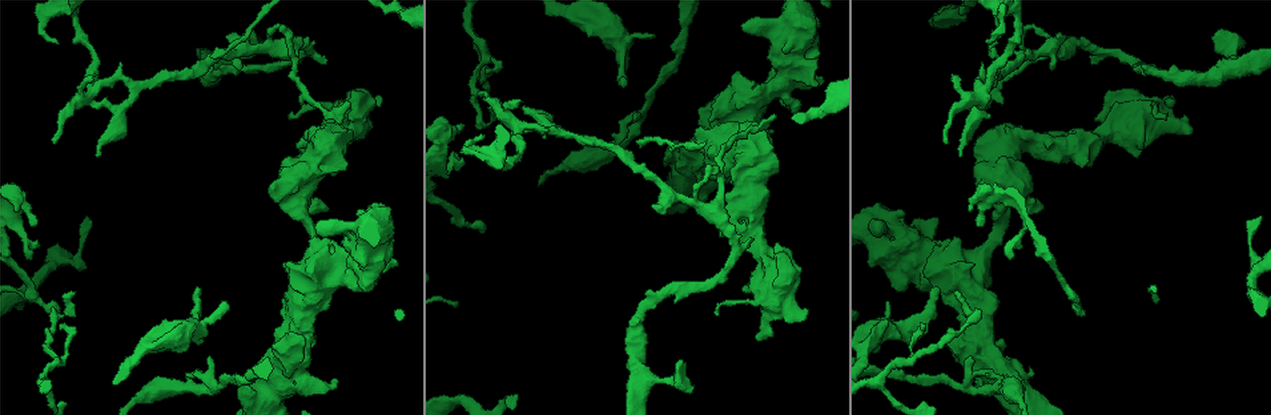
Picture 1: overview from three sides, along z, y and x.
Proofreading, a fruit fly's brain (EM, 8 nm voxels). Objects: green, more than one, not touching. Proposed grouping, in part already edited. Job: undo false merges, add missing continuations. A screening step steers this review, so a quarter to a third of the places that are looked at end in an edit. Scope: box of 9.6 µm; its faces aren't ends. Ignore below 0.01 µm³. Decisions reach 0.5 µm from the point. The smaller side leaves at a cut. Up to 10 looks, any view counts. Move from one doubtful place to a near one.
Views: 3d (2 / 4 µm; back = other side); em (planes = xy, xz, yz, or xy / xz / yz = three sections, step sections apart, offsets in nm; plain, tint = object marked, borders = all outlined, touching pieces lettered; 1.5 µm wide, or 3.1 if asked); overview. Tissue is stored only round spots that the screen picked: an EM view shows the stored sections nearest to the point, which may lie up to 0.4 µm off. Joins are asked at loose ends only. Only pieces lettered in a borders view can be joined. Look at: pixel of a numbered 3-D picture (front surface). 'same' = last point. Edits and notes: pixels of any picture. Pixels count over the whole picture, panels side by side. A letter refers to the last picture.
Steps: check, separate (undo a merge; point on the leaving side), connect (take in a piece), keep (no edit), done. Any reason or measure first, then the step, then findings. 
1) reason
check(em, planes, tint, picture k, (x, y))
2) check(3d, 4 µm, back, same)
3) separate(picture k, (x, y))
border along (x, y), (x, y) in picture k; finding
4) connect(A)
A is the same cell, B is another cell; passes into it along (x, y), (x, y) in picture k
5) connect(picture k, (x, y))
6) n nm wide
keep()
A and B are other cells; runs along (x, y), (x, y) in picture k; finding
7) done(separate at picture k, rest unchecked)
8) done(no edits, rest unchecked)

stops while still wide
check(3d, 2 µm, picture 1, (283, 318))

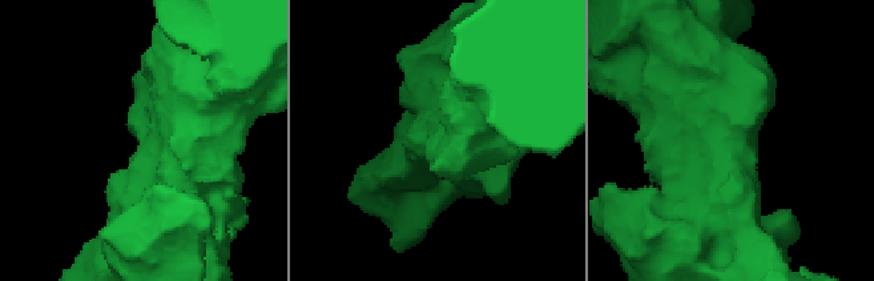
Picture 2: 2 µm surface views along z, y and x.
check(em, planes, borders, picture 2, (747, 141))

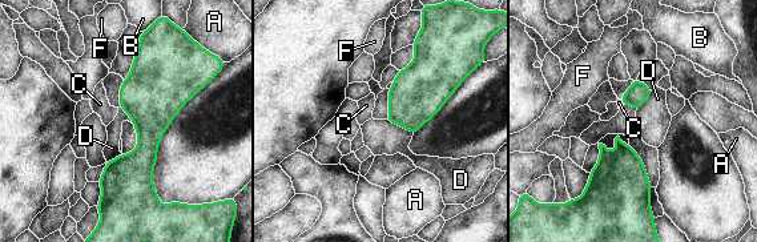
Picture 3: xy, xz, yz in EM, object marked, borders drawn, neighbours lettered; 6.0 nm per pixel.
320 nm wide
keep()
A, B, C, D and F are other cells; border along (386, 120), (413, 133) in picture 3; none of them fits

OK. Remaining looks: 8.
branch stops here
check(3d, 4 µm, picture 1, (735, 121))

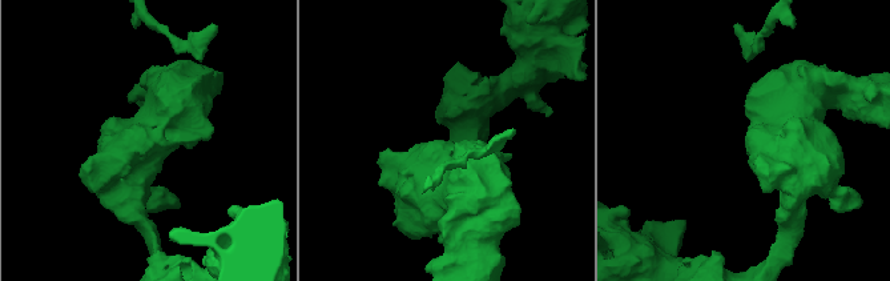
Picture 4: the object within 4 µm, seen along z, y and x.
check(em, yz, step 8, tint, picture 4, (446, 144))

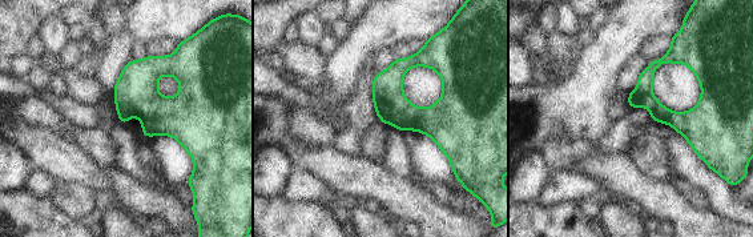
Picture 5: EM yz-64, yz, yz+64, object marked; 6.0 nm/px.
check(em, planes, borders, same)

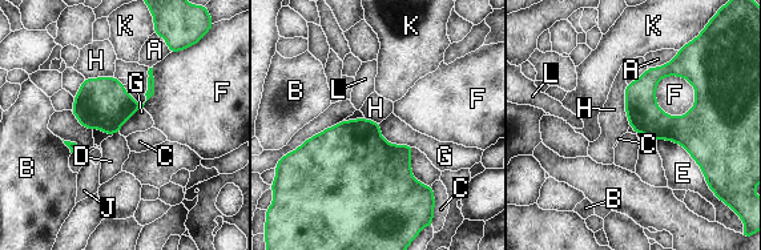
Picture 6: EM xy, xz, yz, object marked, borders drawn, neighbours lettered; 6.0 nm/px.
keep()
A, B, C, D, E, F, G, H, J, K and L are other cells; border along (625, 84), (625, 113), (629, 125) in picture 6; none of them fits

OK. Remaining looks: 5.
an open end
check(3d, 2 µm, picture 1, (295, 115))

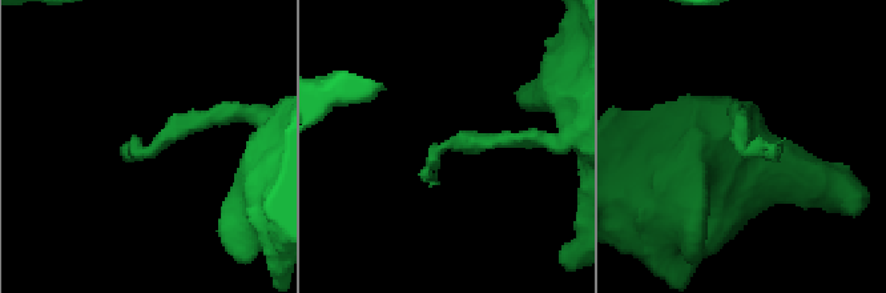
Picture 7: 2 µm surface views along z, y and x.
shape alone is not enough
check(em, planes, borders, picture 7, (781, 144))

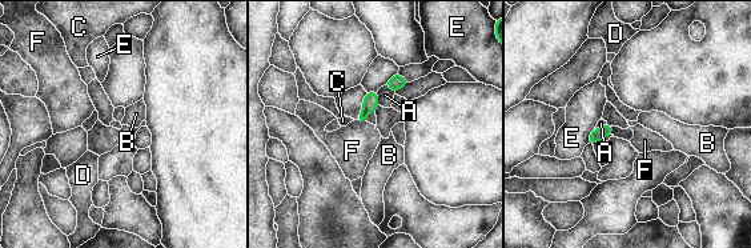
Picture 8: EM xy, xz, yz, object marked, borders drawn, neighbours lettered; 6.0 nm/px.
70 nm wide
connect(F)
F is the same cell, A, B, C, D and E are other cells; passes into it along (370, 103), (361, 122), (353, 146) in picture 8; it goes on there

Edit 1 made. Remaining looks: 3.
redraw
check(overview)

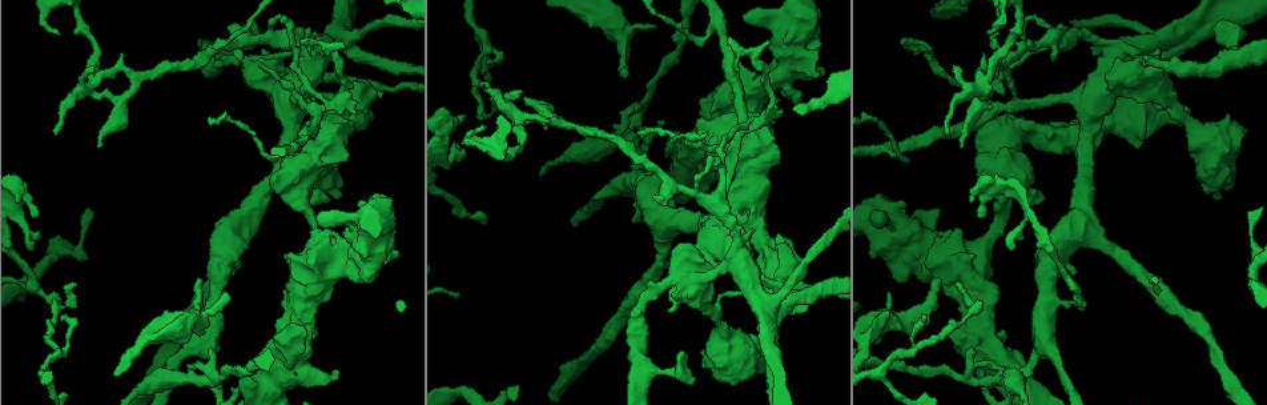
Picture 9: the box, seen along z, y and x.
end of a long branch
check(em, planes, borders, picture 9, (1086, 305))

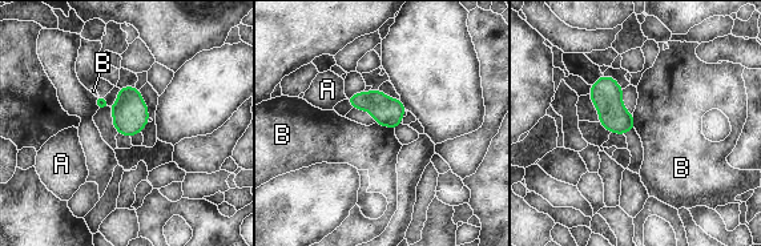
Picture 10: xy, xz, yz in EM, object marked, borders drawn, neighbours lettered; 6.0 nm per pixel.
170 nm wide
keep()
A and B are other cells; border along (375, 121), (394, 129) in picture 10; no lettered piece goes on from it

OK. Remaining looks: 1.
done(connect at picture 8, rest unchecked)

